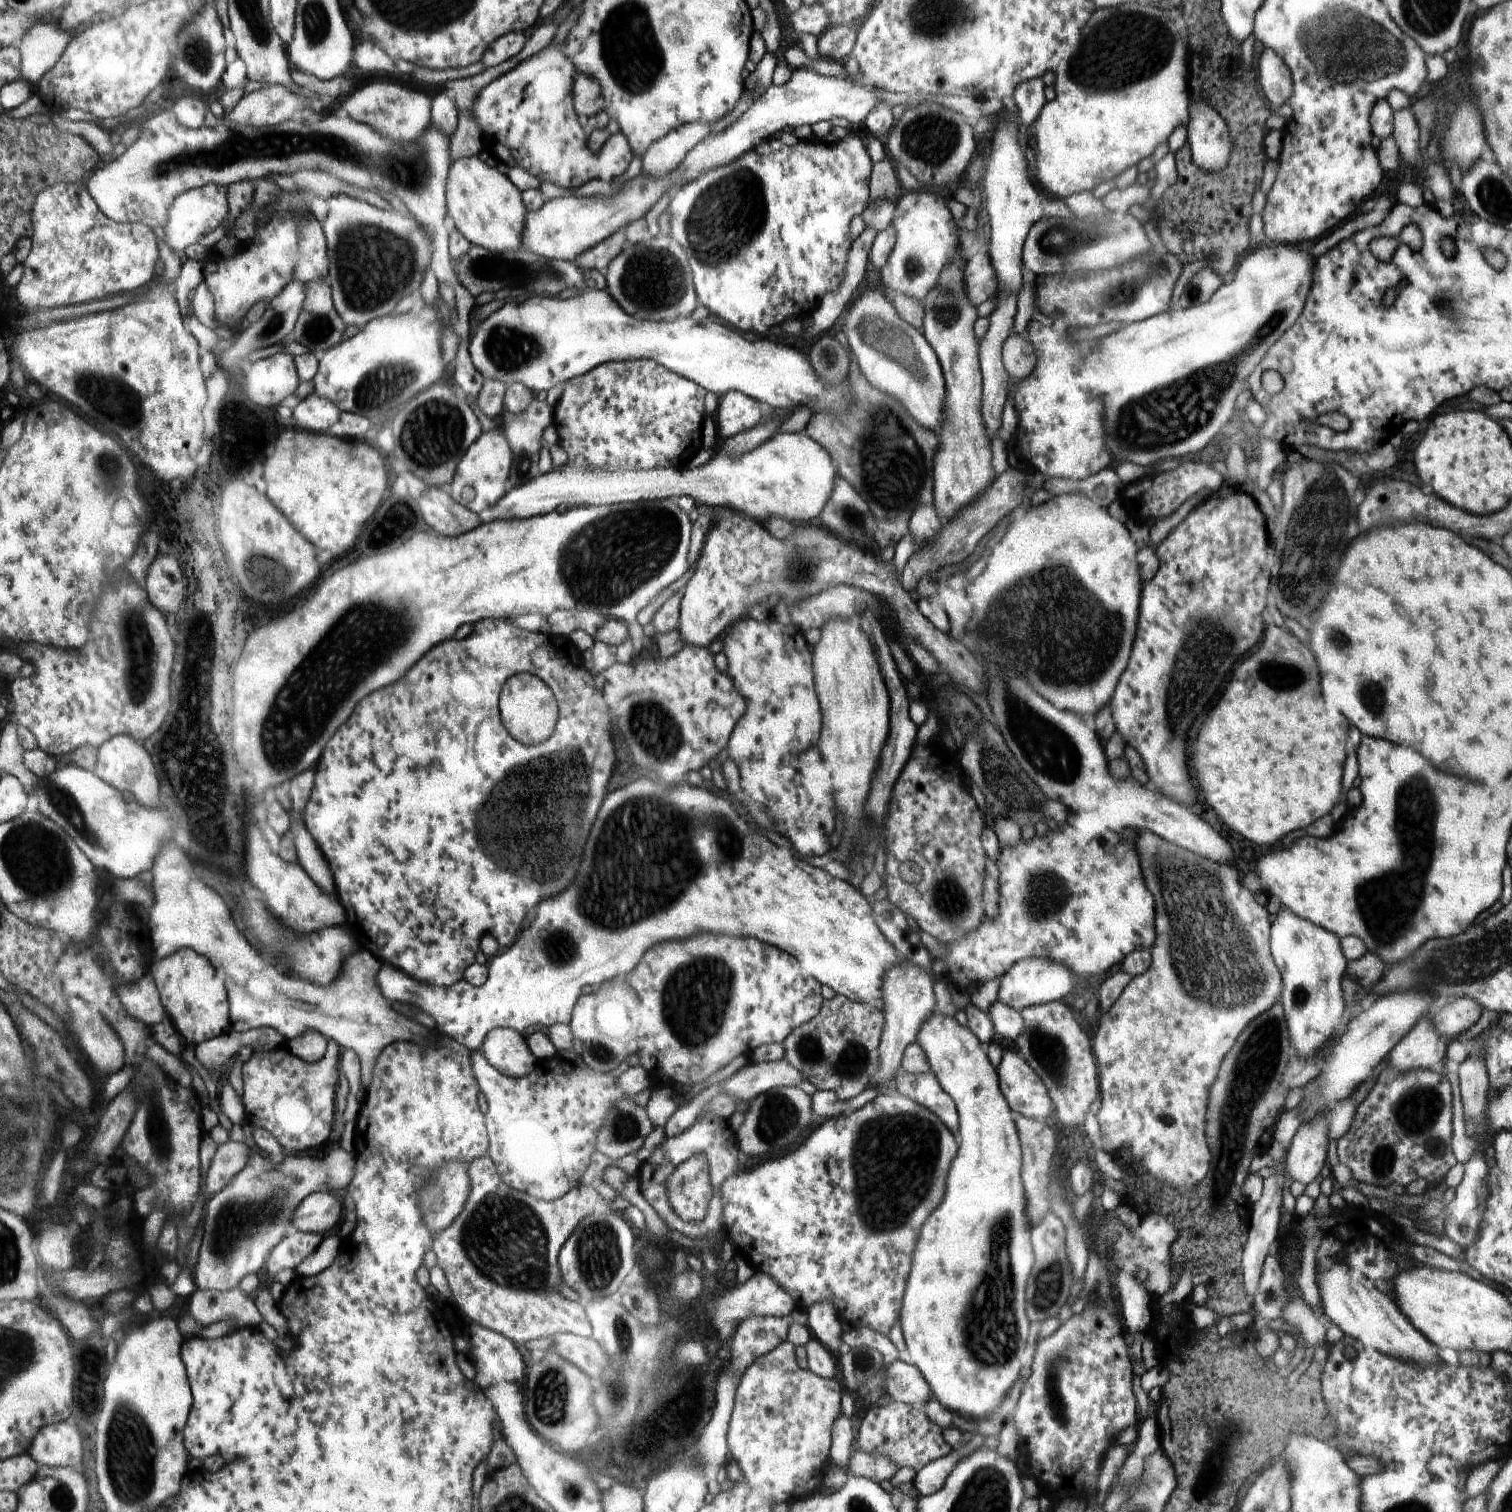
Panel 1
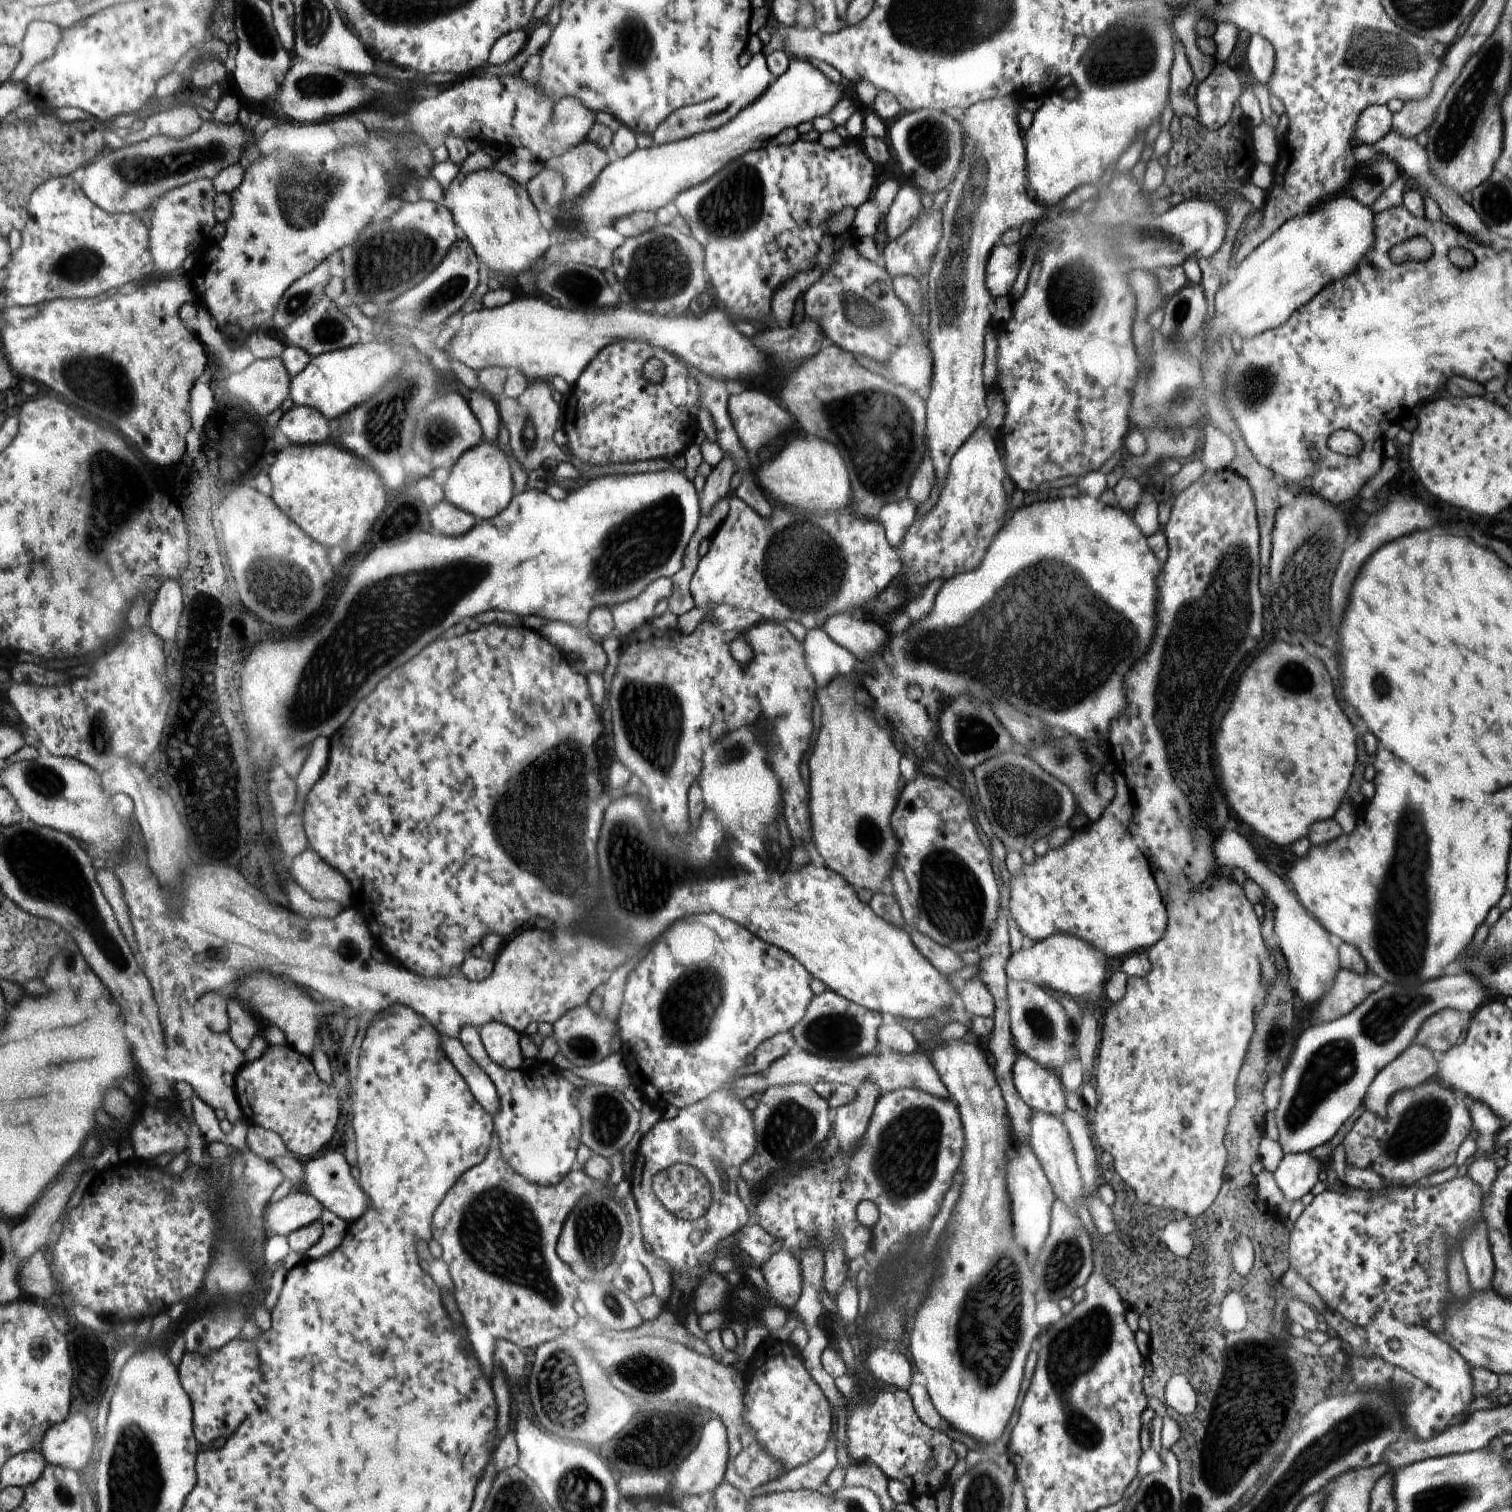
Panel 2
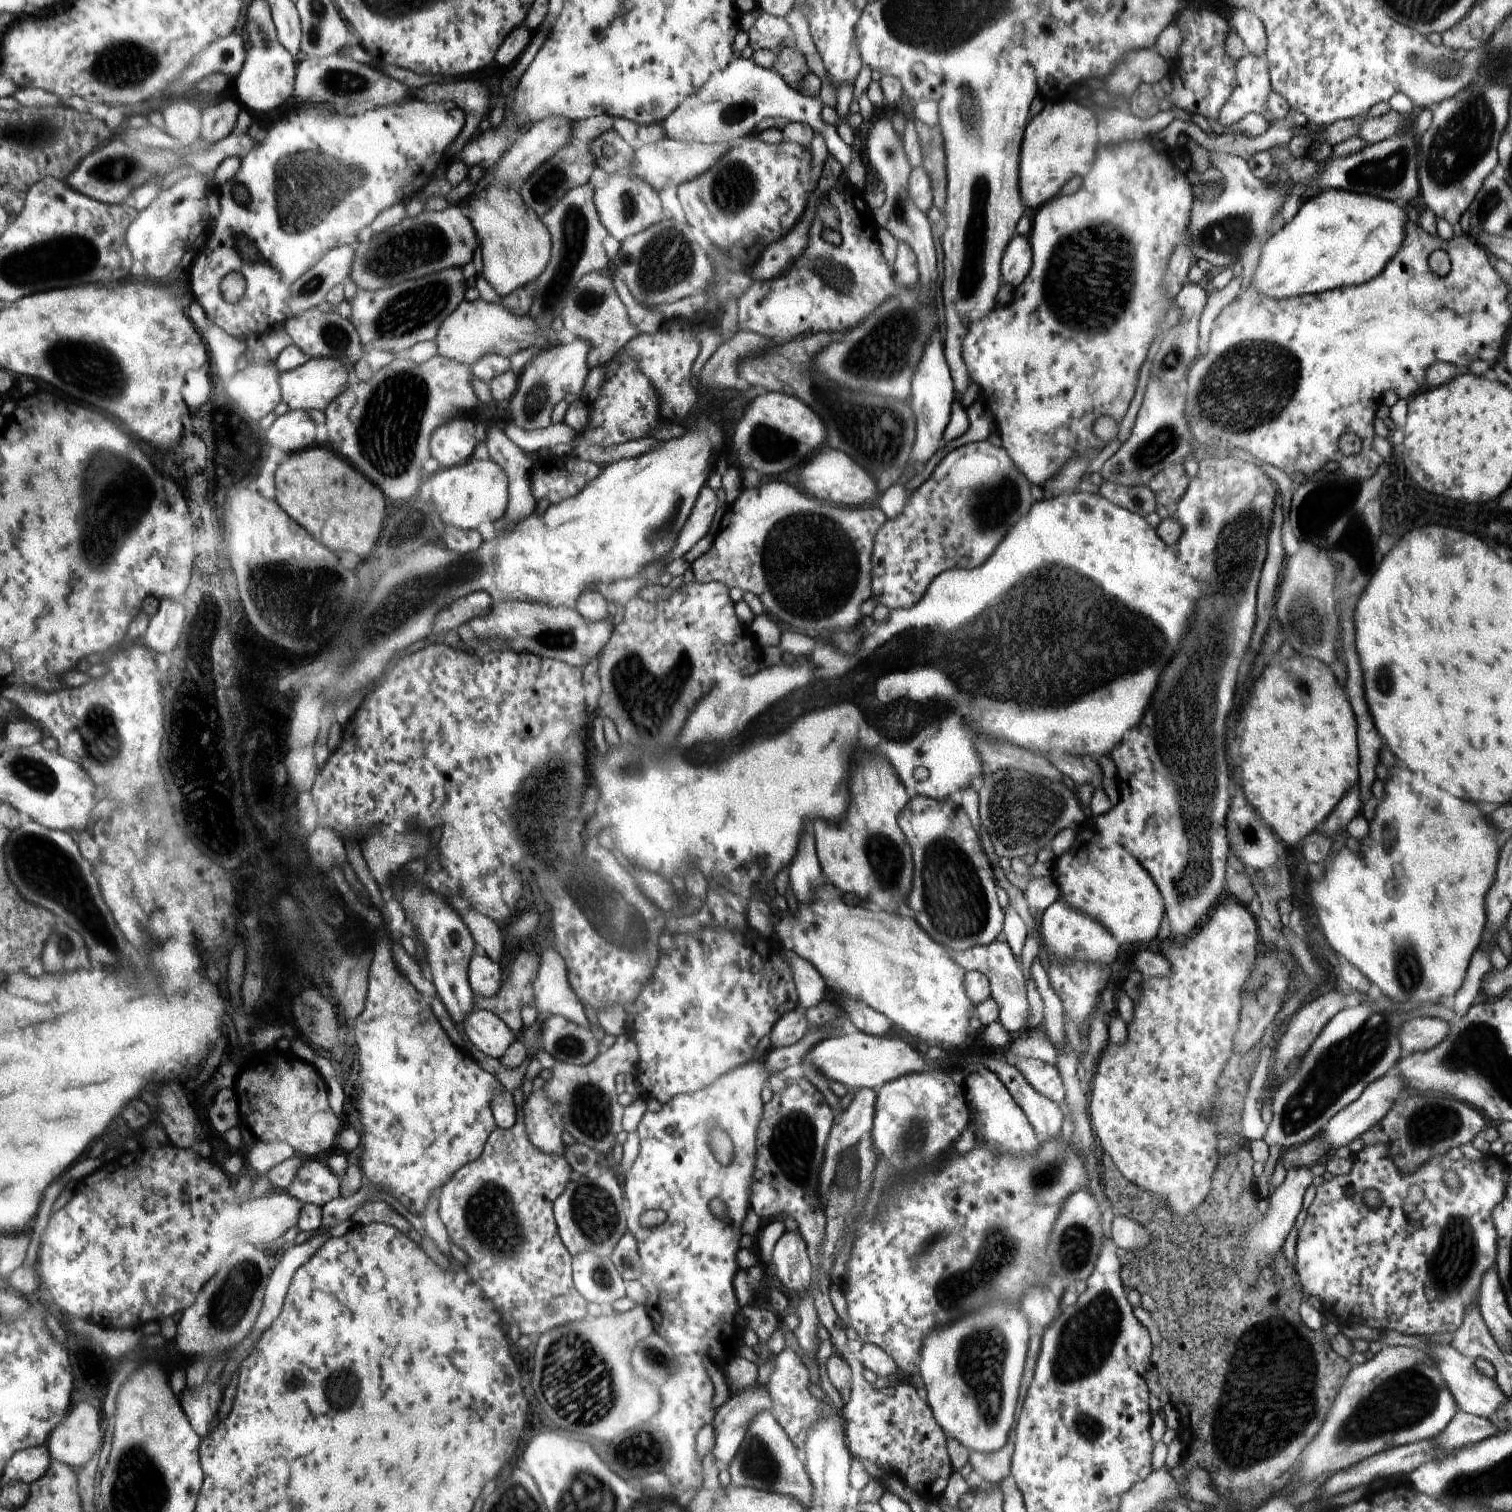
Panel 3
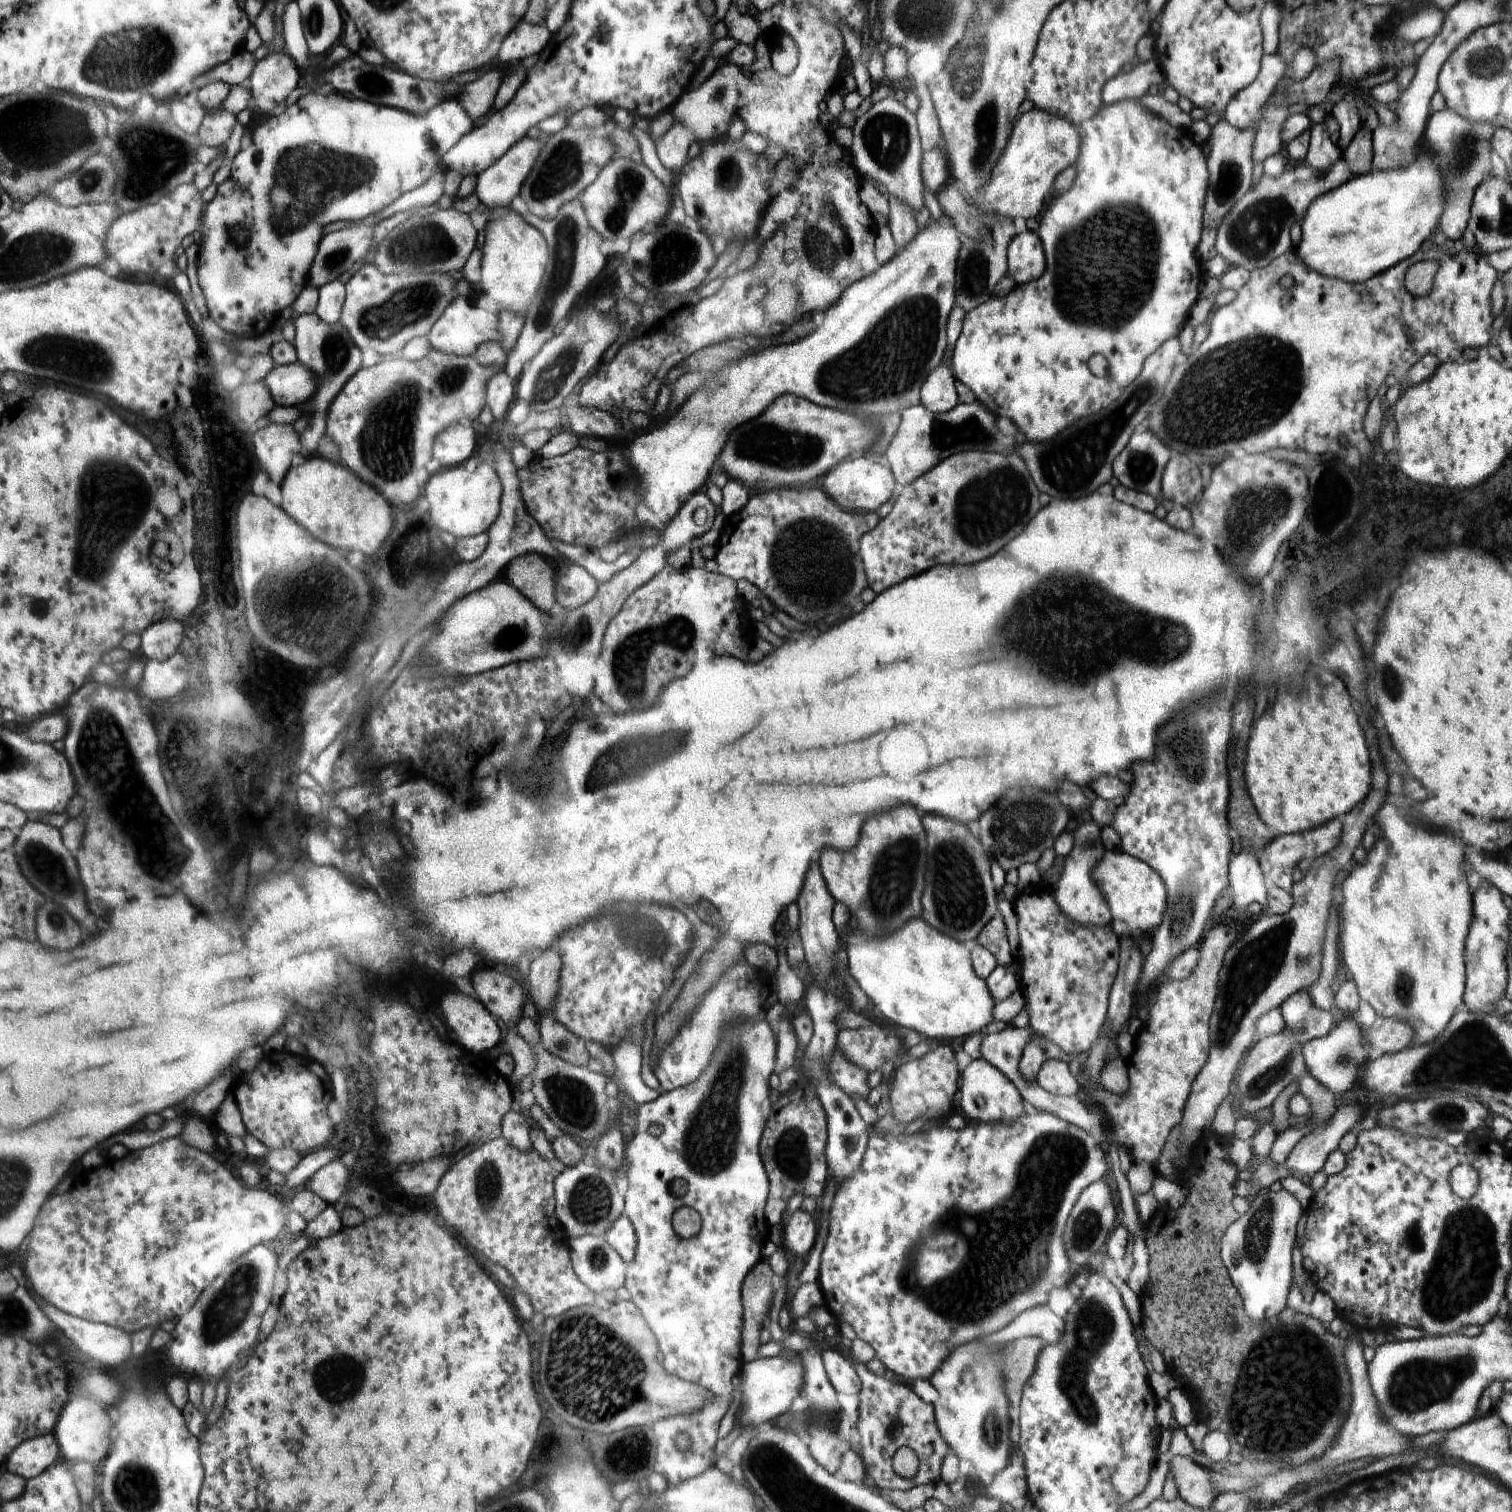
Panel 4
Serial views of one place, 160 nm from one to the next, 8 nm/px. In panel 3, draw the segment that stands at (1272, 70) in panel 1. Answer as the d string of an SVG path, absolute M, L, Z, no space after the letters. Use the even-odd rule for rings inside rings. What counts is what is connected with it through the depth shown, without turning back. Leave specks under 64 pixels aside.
M1245 10L1235 11L1231 27L1236 29L1238 36L1242 38L1246 50L1251 55L1262 57L1267 47L1267 36L1262 22L1257 16Z

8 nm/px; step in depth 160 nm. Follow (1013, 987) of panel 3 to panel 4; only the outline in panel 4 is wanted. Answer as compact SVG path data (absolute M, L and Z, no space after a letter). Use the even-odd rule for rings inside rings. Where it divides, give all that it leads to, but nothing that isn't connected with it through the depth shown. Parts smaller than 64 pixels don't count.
M1000 914L991 918L990 924L986 926L975 938L974 942L982 945L982 948L991 951L996 959L997 966L1007 967L1014 961L1008 945L1008 936L1006 935L1006 926Z

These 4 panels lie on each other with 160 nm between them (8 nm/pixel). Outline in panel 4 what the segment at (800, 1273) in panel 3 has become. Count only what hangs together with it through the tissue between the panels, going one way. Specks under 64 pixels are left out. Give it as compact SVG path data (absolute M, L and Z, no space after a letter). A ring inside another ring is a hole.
M798 1209L783 1228L784 1251L800 1258L808 1256L815 1245L816 1234L816 1224L812 1216Z

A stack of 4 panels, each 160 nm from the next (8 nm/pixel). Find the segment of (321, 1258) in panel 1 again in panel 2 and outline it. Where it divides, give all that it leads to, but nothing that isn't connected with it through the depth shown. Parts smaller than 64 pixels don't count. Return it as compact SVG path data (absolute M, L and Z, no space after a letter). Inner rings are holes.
M326 1209L323 1210L320 1221L323 1224L320 1240L305 1252L304 1259L318 1260L324 1258L343 1244L347 1223L342 1222L340 1218Z

